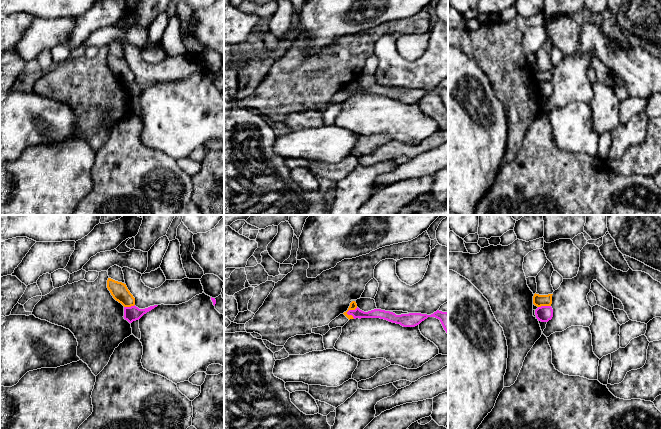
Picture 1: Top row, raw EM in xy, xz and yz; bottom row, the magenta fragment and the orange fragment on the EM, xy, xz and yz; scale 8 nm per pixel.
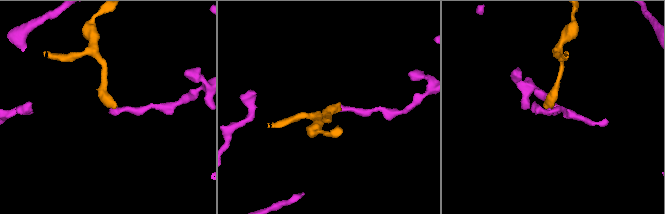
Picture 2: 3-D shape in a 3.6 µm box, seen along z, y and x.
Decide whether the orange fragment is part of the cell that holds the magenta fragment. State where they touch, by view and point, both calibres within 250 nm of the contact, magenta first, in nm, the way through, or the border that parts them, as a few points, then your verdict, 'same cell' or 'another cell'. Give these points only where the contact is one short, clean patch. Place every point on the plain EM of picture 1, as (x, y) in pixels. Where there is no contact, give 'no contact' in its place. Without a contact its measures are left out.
xz (351, 86) | 80/60 nm | along xz (357, 83), (346, 89) | another cell

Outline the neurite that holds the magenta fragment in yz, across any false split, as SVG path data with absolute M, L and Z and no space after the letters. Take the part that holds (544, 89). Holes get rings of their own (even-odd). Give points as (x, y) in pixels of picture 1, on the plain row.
M541 82L535 86L538 97L548 98L553 93L553 85L551 82Z

